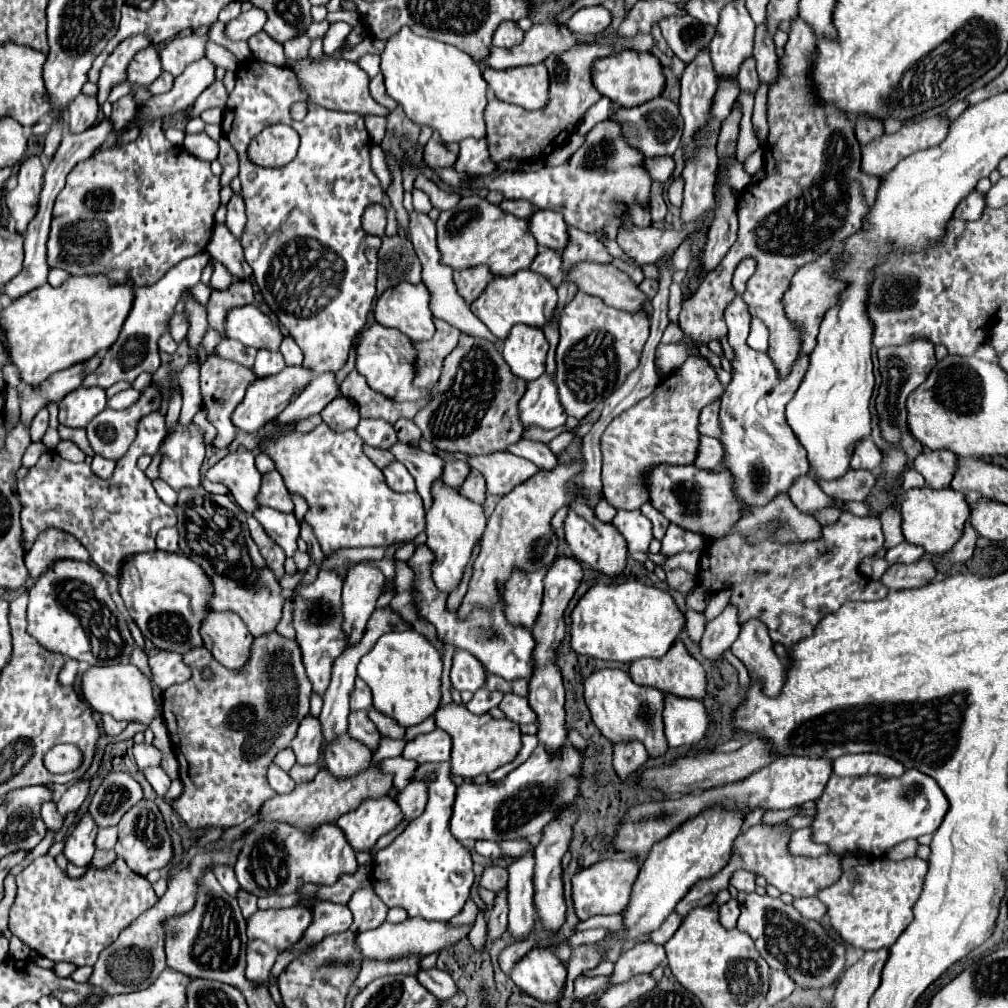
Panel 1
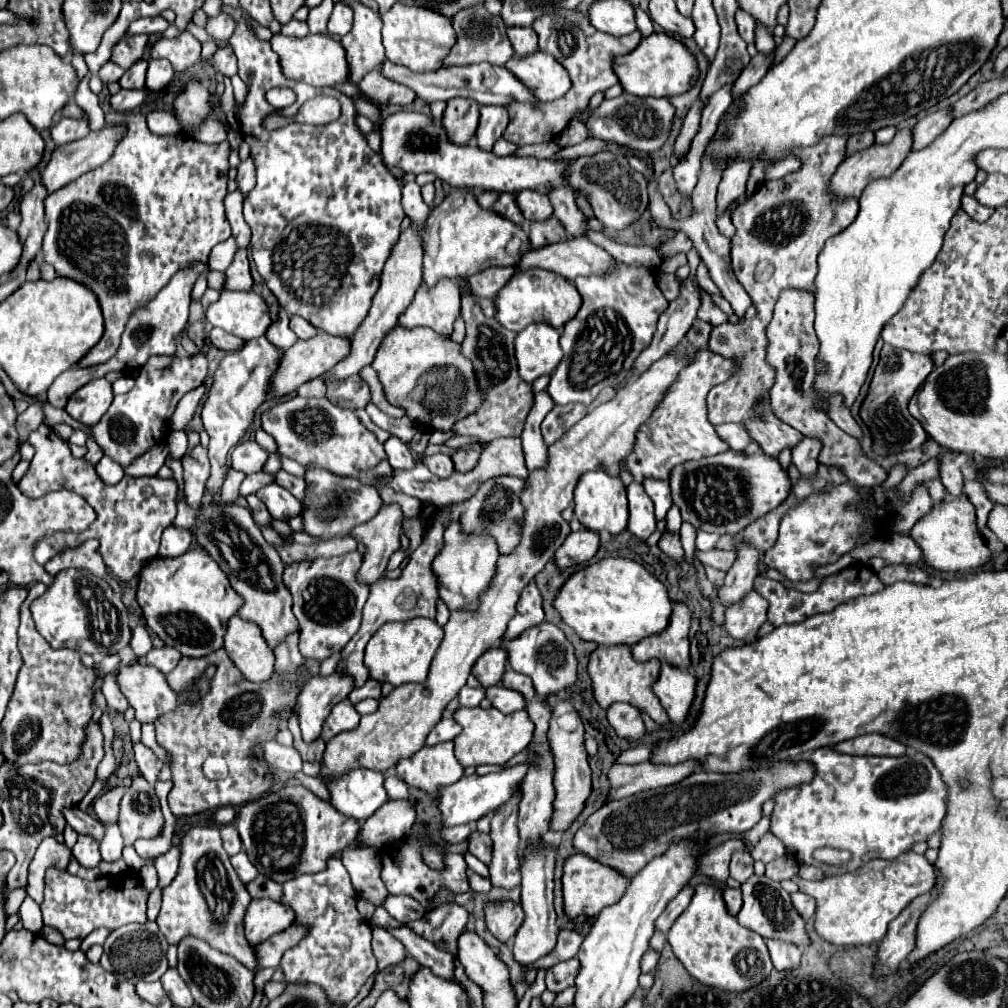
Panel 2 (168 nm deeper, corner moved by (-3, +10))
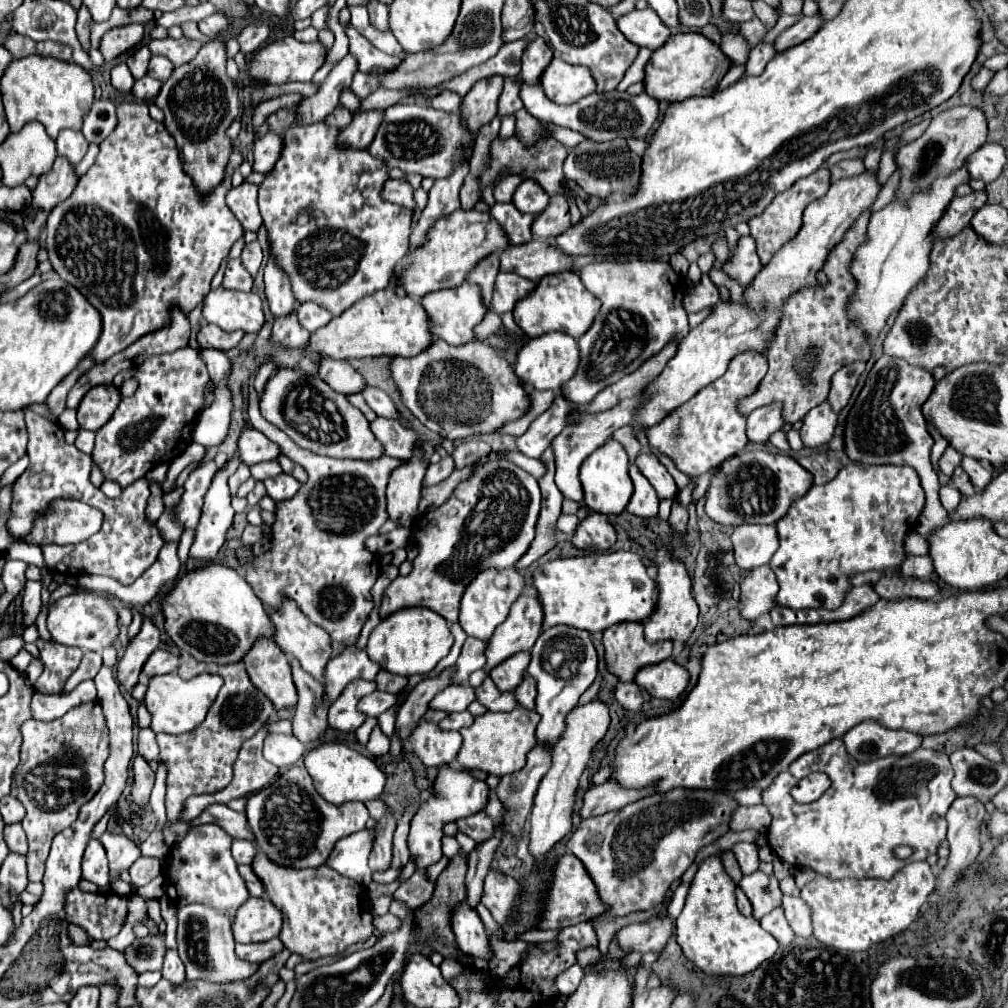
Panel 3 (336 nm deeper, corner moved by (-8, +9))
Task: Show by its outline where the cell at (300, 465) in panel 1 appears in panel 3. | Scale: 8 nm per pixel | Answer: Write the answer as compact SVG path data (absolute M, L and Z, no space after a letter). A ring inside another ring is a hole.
M281 367L267 381L259 405L261 415L303 449L339 459L371 459L371 455L383 455L383 447L369 429L365 415L319 377Z

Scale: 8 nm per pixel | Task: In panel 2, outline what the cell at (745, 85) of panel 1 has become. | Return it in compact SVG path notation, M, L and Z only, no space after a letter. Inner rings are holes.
M744 10L736 12L736 24L738 24L738 34L744 38L746 44L754 42L754 32L756 32L756 22L754 18L748 18L748 14L744 14Z

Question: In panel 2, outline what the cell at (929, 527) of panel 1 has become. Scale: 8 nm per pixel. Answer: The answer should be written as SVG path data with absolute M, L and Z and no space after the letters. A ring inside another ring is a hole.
M962 494L958 498L946 498L936 502L928 514L924 514L912 528L910 536L922 548L926 562L936 570L952 570L952 572L966 572L982 566L990 550L976 530L976 514L972 502Z

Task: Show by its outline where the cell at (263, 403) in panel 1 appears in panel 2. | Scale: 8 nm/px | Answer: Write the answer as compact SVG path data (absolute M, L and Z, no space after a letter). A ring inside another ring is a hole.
M318 332L316 338L312 338L308 342L300 342L298 340L292 348L288 348L282 354L282 358L278 362L278 368L276 368L276 372L274 372L272 380L270 380L268 396L280 400L282 396L296 392L304 382L314 380L314 378L320 378L324 374L324 370L330 370L346 354L348 354L348 338L332 338L330 334Z

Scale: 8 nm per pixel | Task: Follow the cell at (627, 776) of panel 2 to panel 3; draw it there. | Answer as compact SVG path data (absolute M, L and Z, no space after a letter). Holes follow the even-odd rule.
M605 781L603 785L597 785L585 791L579 815L581 819L587 819L587 817L609 813L609 811L617 811L649 793L651 791L623 791L623 787L617 787L617 783Z

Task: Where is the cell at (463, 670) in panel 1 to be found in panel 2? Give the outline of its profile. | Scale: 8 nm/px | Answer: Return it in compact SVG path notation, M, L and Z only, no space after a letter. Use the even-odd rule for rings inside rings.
M494 646L494 648L486 650L486 654L482 654L474 662L472 676L476 676L480 686L488 688L488 686L494 686L500 682L504 668L506 668L506 650L500 646Z

